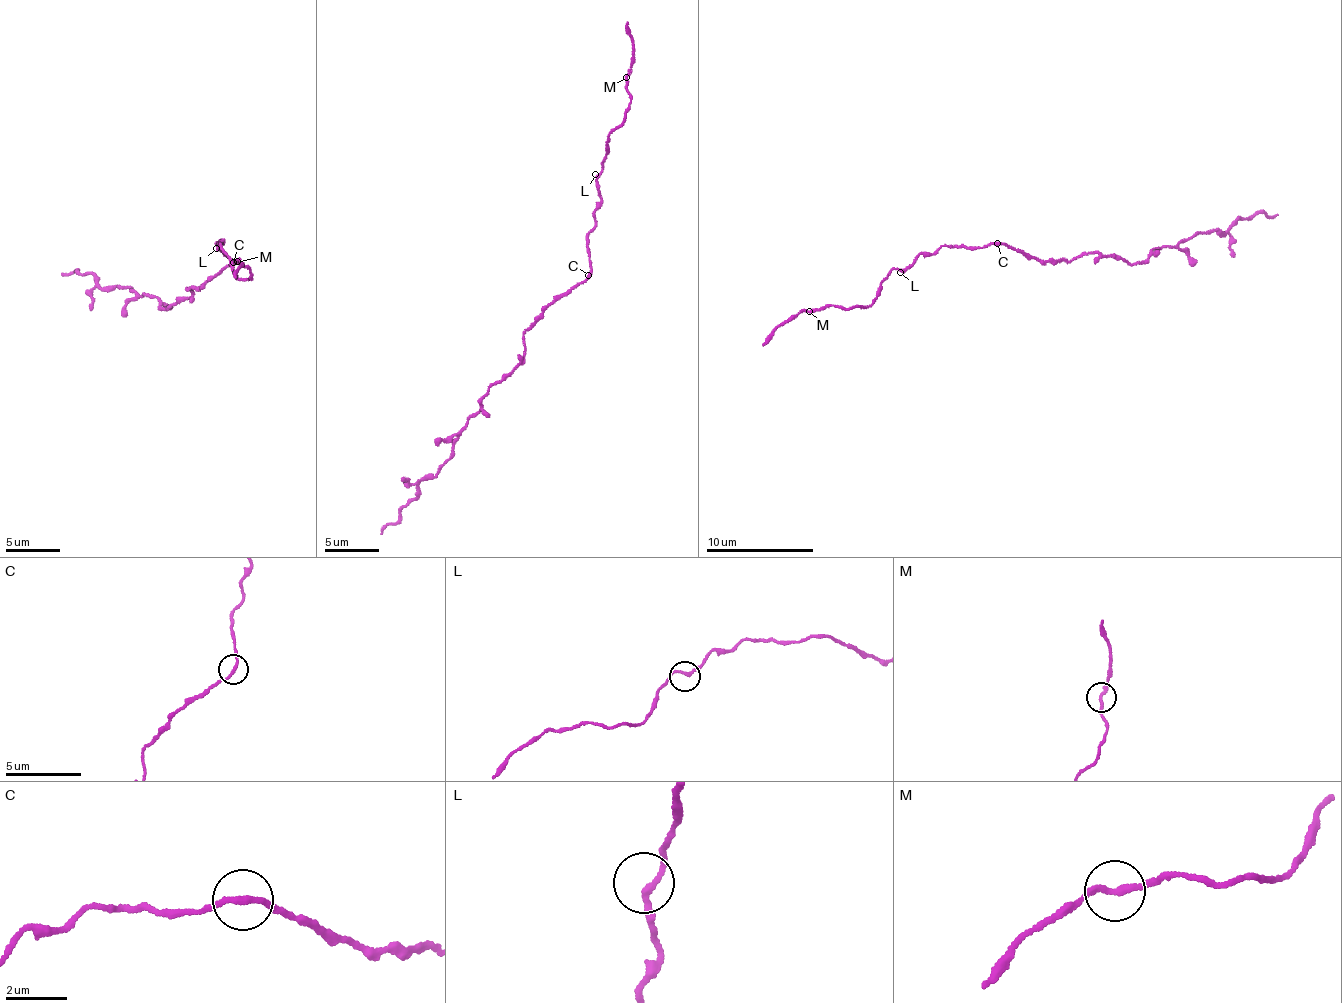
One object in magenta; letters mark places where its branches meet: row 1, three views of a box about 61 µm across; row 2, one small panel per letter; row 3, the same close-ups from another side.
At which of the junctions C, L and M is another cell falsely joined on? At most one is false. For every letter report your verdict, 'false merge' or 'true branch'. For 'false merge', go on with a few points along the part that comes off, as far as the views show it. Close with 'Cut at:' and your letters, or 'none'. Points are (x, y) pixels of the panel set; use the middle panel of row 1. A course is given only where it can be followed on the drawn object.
C: true branch
L: true branch
M: true branch
Cut at: none

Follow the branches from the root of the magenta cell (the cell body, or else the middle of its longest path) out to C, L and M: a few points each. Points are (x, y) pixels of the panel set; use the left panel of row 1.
C: (214, 274), (233, 262)
L: (214, 274), (234, 262), (215, 243), (222, 240), (216, 248)
M: (214, 274), (234, 262), (215, 243), (219, 239), (233, 274), (250, 280), (251, 270), (238, 262)

